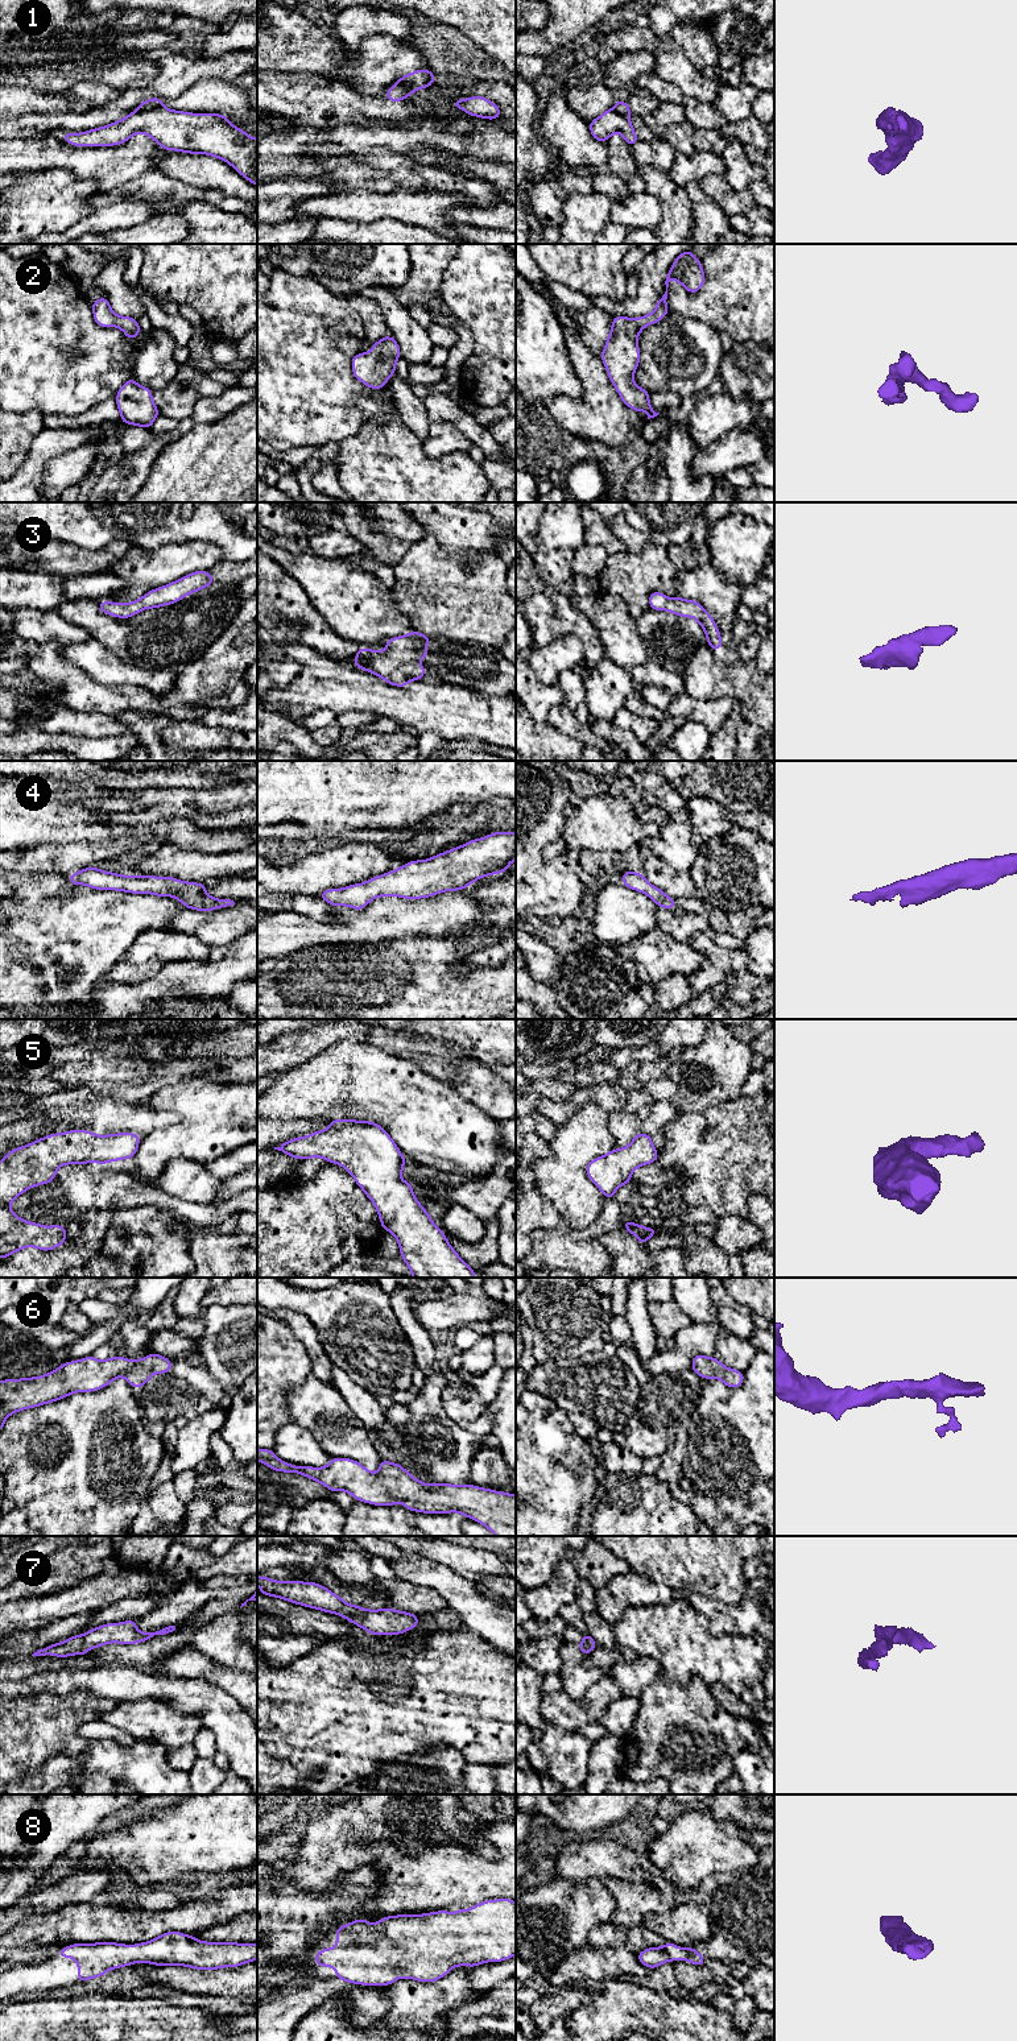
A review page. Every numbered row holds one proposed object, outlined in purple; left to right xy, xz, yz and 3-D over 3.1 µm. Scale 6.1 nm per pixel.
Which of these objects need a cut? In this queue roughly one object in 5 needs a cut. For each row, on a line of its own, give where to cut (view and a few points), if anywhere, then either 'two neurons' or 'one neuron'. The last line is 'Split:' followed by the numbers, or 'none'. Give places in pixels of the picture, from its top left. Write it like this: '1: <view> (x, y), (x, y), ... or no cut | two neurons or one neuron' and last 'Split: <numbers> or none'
1: xy (161, 106), (136, 111) | two neurons
2: no cut | one neuron
3: no cut | one neuron
4: no cut | one neuron
5: no cut | one neuron
6: no cut | one neuron
7: no cut | one neuron
8: no cut | one neuron
Split: 1

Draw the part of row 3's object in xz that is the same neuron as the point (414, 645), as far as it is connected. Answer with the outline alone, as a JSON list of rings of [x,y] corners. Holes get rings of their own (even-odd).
[[[412,630],[406,636],[386,641],[384,651],[357,649],[354,665],[392,686],[406,687],[410,680],[421,680],[426,674],[417,661],[427,655],[429,641],[429,636]]]

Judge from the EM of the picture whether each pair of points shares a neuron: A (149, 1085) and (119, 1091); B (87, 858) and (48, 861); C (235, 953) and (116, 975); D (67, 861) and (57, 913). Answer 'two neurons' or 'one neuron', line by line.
A: one neuron
B: one neuron
C: two neurons
D: two neurons

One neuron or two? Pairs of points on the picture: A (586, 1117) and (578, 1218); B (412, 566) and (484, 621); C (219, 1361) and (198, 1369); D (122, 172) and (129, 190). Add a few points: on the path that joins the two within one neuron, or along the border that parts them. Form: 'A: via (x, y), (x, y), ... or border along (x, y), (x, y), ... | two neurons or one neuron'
A: via (577, 1142), (577, 1193) | one neuron
B: via (430, 582), (457, 608), (466, 612) | one neuron
C: border along (197, 1342), (198, 1352), (207, 1370), (224, 1391) | two neurons
D: border along (154, 169), (100, 193) | two neurons

